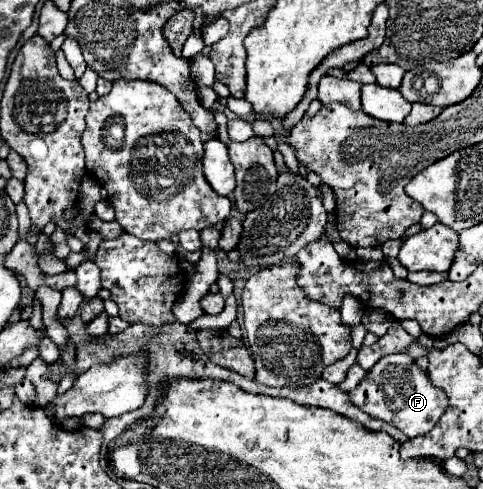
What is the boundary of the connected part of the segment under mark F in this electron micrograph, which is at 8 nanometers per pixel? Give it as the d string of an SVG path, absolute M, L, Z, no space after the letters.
M388 354L378 360L372 370L364 376L364 380L348 392L352 404L364 410L372 418L380 418L398 430L402 430L408 438L422 436L430 432L448 406L448 398L440 388L434 388L428 374L418 368L418 364L408 354Z

